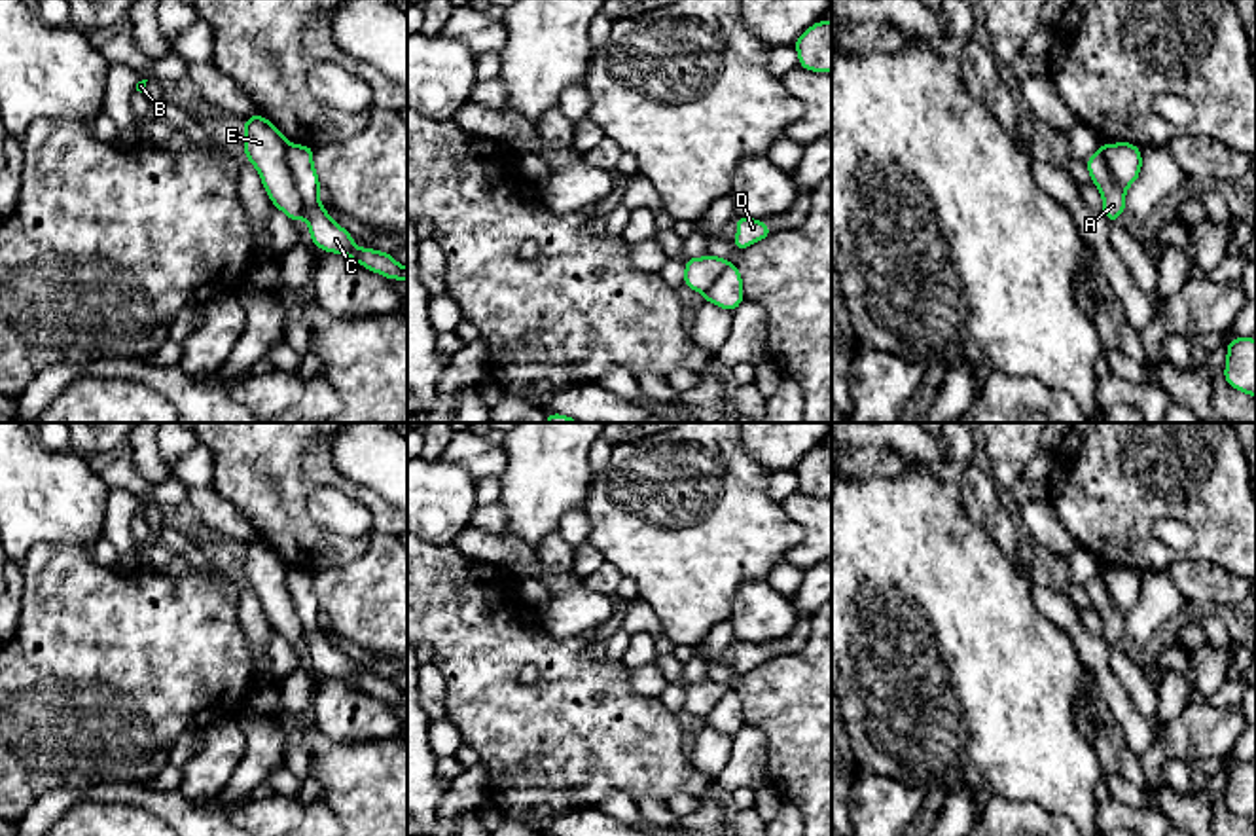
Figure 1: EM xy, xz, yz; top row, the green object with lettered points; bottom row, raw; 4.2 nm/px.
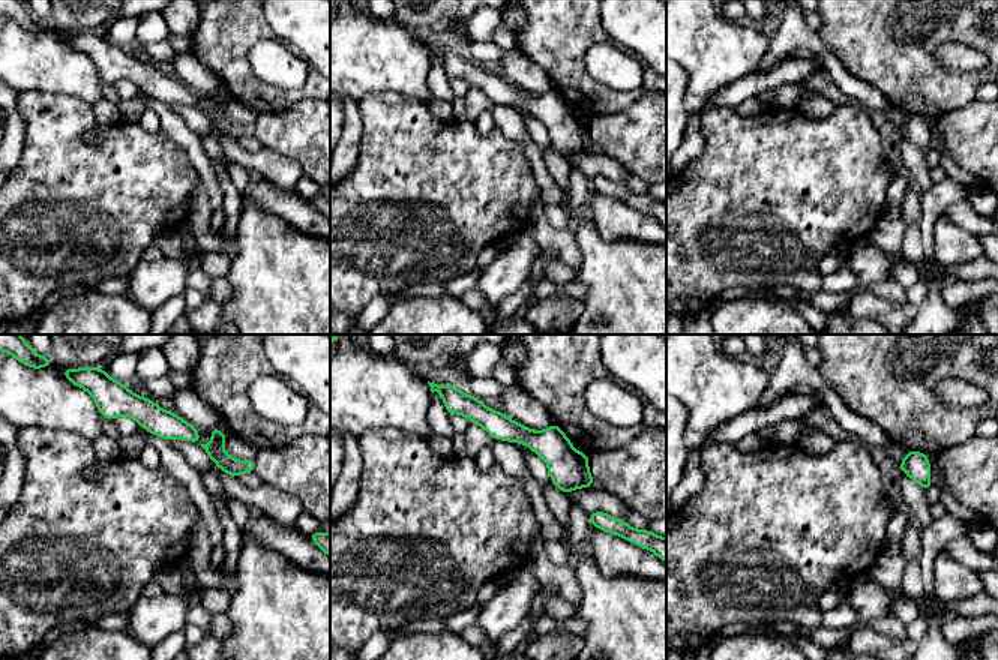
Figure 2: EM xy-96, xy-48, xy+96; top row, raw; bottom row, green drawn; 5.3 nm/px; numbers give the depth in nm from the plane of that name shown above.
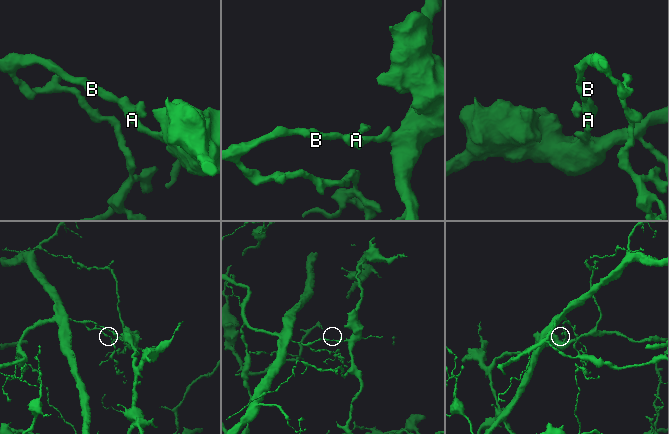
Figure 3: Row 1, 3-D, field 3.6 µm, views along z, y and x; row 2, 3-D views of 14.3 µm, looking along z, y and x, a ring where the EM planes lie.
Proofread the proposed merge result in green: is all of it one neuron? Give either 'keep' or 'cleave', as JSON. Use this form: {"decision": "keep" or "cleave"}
{"decision": "cleave"}

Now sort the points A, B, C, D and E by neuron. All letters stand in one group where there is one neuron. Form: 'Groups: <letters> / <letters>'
Groups: A B D E / C

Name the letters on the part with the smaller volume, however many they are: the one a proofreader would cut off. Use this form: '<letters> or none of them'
A, B, D, E

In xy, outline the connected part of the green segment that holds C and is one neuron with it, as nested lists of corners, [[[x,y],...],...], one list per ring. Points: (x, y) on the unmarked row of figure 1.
[[[288,569],[286,574],[288,593],[299,616],[301,635],[313,669],[326,677],[349,681],[356,688],[386,703],[407,705],[407,692],[400,690],[388,677],[358,673],[352,667],[352,660],[345,652],[337,650],[324,635],[324,629],[318,626],[320,607],[313,591],[313,576],[314,572],[299,569]]]

